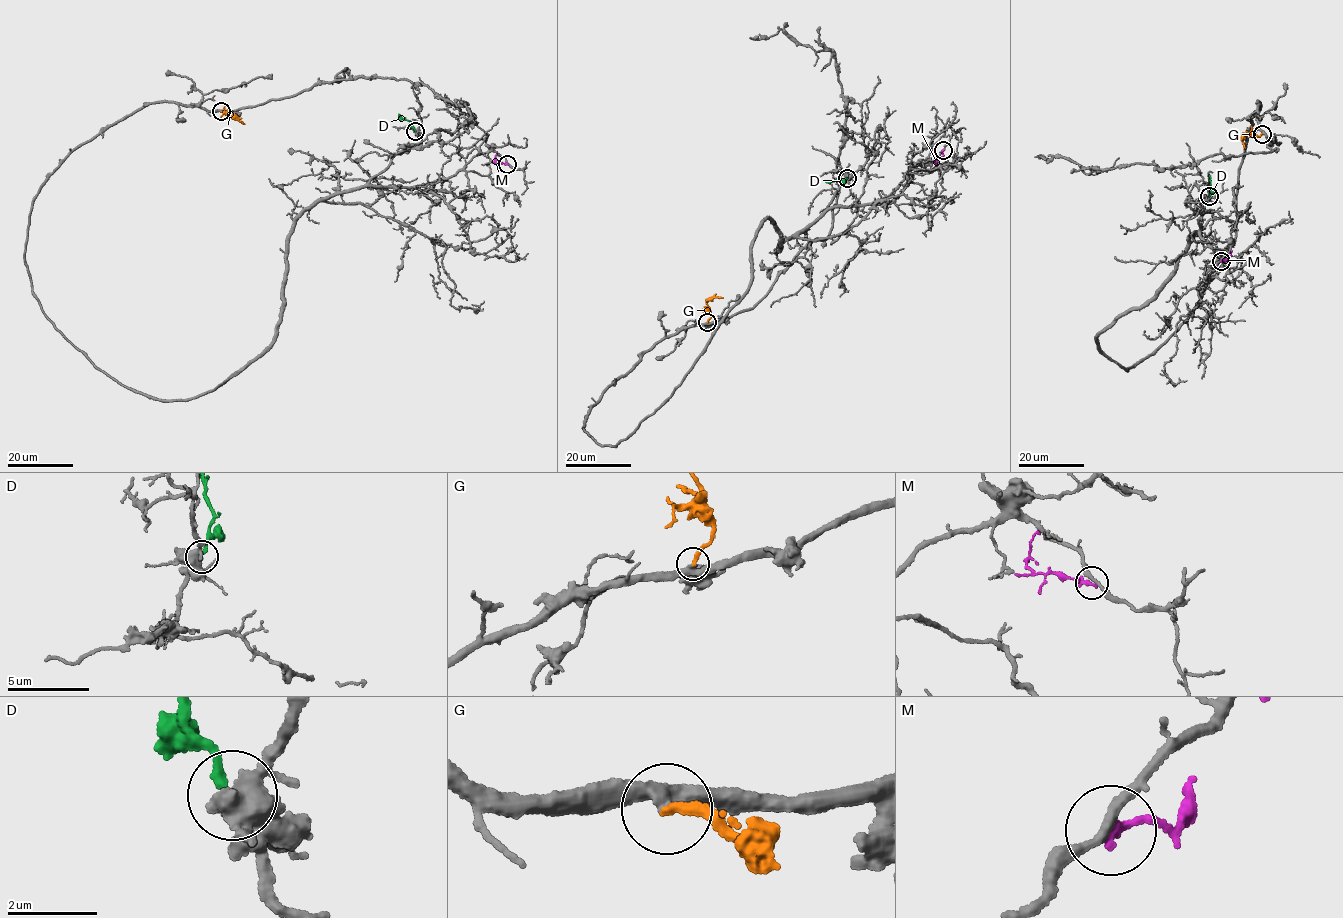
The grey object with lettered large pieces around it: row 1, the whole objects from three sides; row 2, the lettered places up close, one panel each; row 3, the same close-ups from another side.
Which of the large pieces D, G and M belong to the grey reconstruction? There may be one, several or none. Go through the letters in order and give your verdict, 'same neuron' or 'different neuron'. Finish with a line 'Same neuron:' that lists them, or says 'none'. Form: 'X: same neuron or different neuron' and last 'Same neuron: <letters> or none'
D: different neuron
G: same neuron
M: different neuron
Same neuron: G

